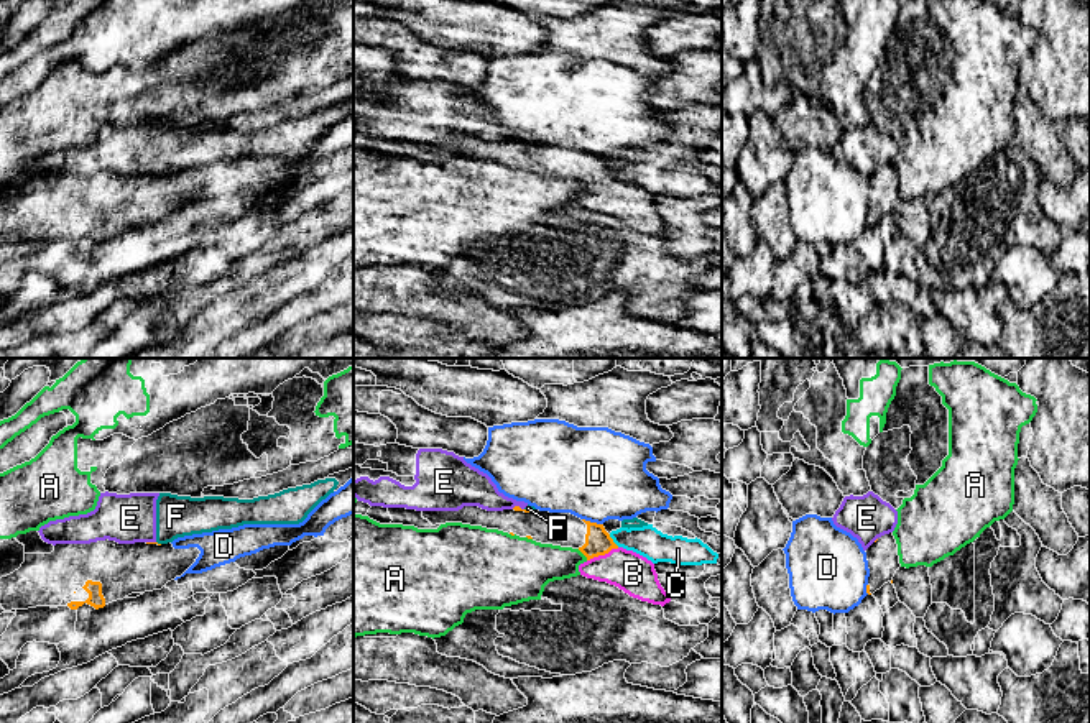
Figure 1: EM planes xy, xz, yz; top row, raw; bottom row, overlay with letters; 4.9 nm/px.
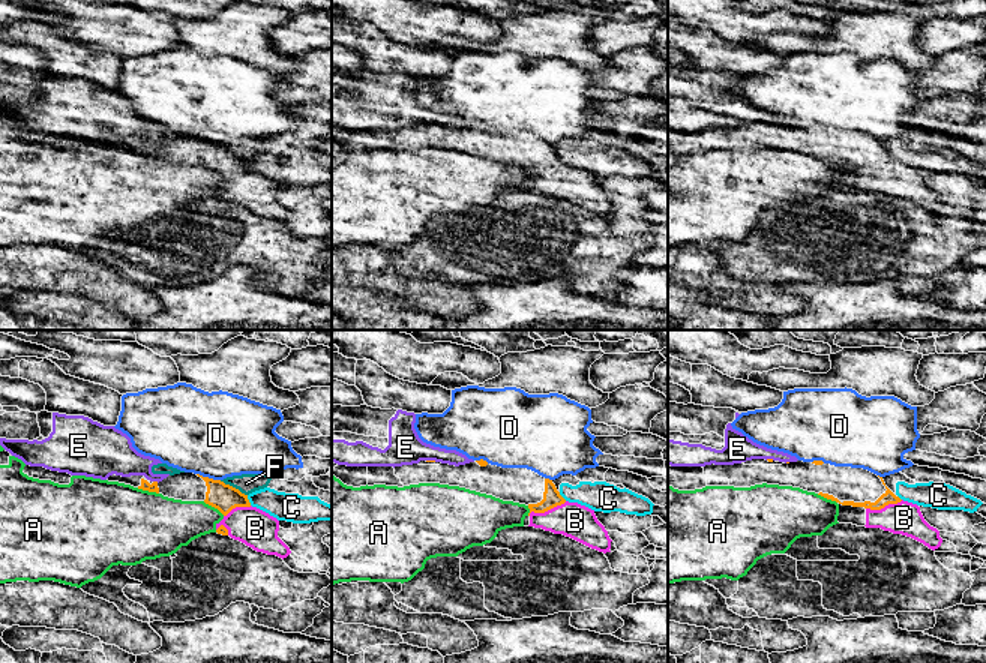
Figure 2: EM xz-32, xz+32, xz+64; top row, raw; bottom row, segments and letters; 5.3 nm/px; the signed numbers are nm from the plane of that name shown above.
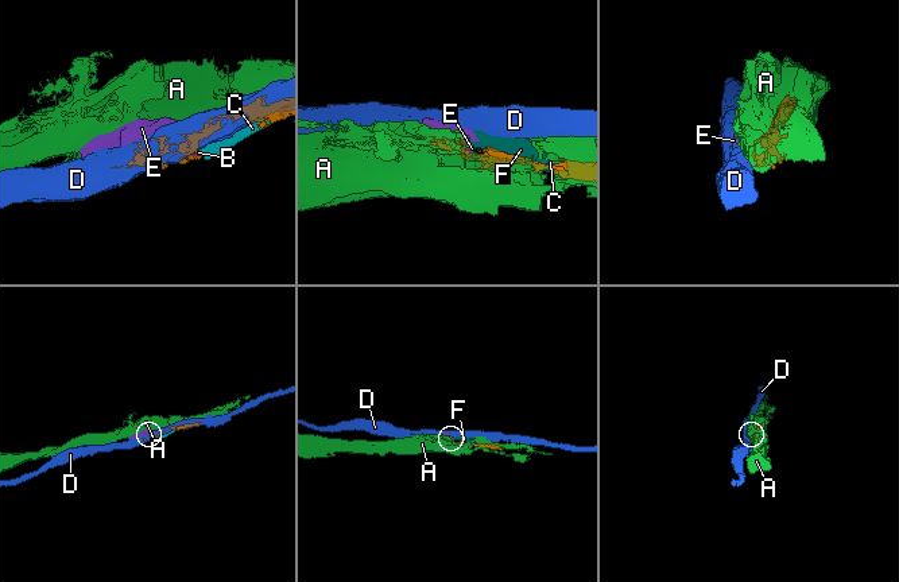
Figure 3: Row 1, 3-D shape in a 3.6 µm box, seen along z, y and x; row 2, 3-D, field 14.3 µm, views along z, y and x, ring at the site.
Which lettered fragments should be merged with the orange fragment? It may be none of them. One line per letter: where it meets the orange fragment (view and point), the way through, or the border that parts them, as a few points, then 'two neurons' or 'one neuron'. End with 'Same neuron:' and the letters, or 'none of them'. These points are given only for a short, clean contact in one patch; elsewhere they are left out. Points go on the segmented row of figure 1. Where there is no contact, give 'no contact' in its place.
A: contact xz (582, 552); two neurons
B: contact xz (602, 554); two neurons
C: contact xz (612, 541); one neuron
D: contact xz (592, 523); two neurons
E: contact xz (518, 506); border xz (512, 508), (518, 506), (523, 510); two neurons
F: contact xy (157, 543); two neurons
Same neuron: C

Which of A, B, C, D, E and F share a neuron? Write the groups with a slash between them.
A / B / C / D / E F

